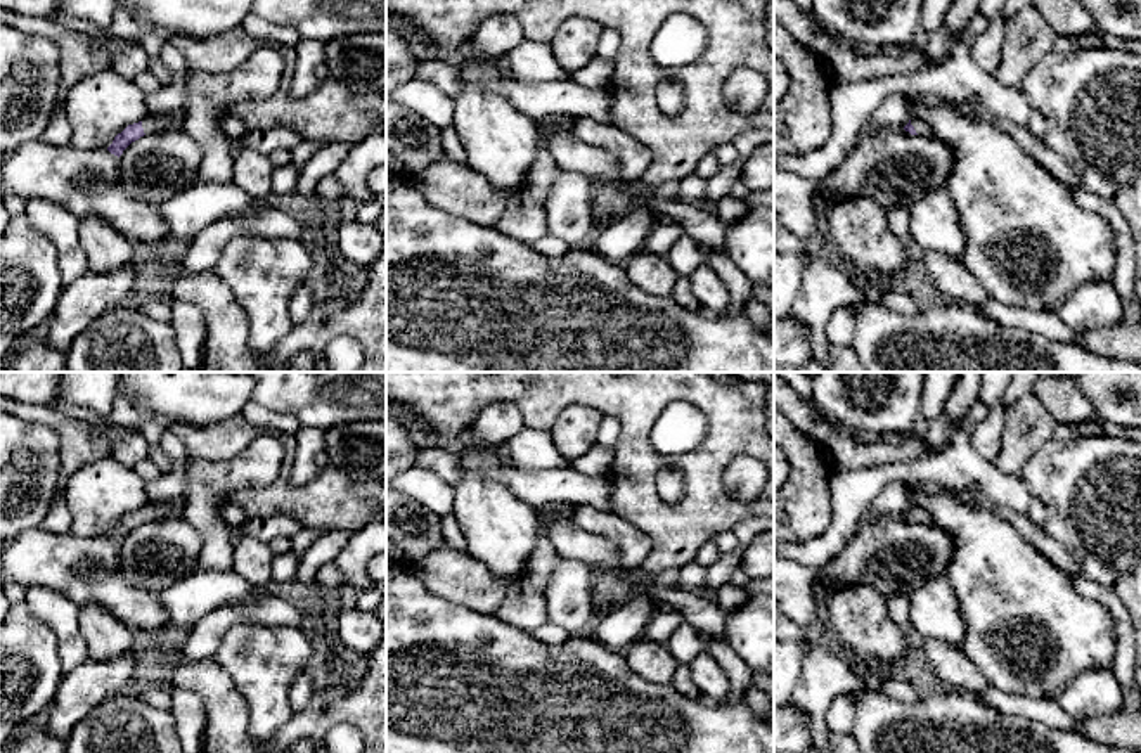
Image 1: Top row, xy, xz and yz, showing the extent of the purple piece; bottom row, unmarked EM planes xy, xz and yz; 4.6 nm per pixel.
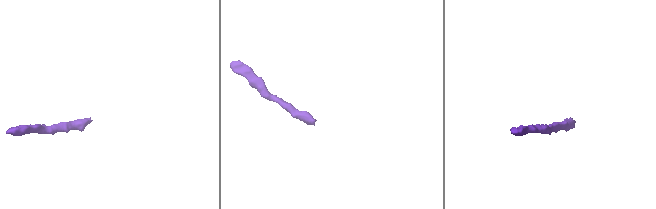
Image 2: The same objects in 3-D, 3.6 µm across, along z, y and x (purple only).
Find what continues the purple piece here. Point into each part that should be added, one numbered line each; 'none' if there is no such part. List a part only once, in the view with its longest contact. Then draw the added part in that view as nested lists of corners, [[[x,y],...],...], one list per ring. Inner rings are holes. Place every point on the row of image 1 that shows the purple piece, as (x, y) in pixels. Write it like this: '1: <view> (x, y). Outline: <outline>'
1: yz (921, 127). Outline: [[[911,118],[911,125],[914,126],[918,135],[931,135],[931,128],[926,121]]]

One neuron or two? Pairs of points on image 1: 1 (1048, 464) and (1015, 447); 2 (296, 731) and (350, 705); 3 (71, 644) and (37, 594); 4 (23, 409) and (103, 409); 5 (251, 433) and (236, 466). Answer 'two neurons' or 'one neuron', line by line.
1: two neurons
2: one neuron
3: one neuron
4: two neurons
5: two neurons

